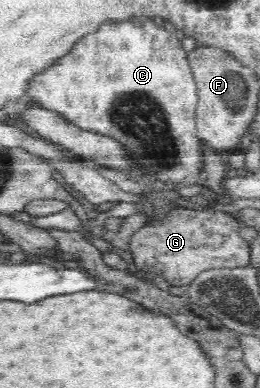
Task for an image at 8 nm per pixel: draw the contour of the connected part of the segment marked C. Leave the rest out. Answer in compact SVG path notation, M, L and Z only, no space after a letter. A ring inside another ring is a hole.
M131 18L121 22L107 22L99 26L94 33L87 34L71 50L59 57L50 67L40 71L39 74L33 75L28 82L25 90L25 96L29 104L42 106L44 109L59 113L64 120L83 130L95 131L99 134L110 135L111 138L118 139L123 146L145 167L145 174L152 176L155 180L161 180L164 183L180 184L185 178L196 176L201 173L204 154L199 147L199 137L196 133L196 106L198 103L198 90L194 81L190 62L188 61L188 52L183 49L181 41L175 36L175 32L169 32L161 26L157 26L153 19L148 18Z

